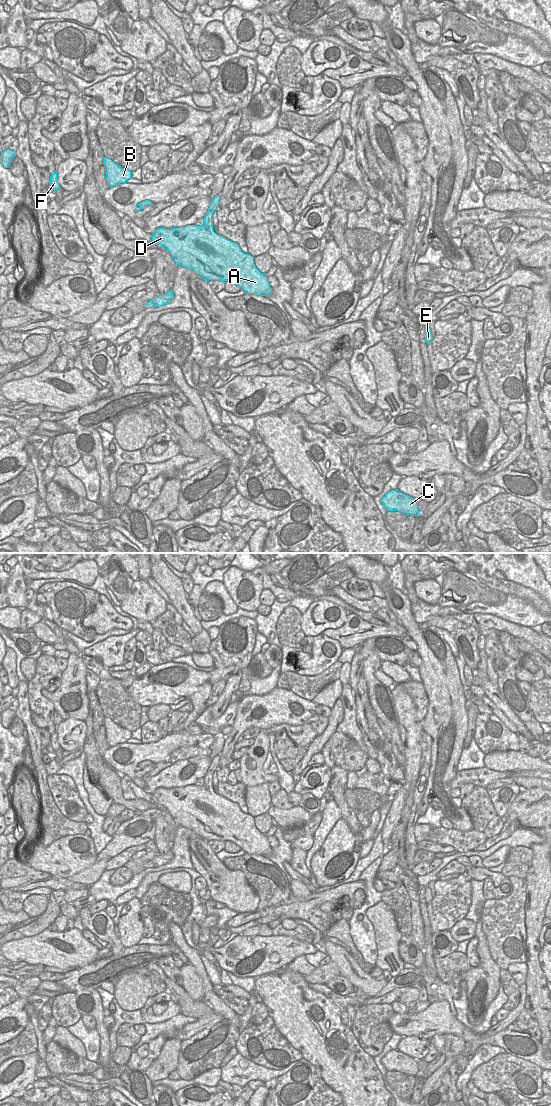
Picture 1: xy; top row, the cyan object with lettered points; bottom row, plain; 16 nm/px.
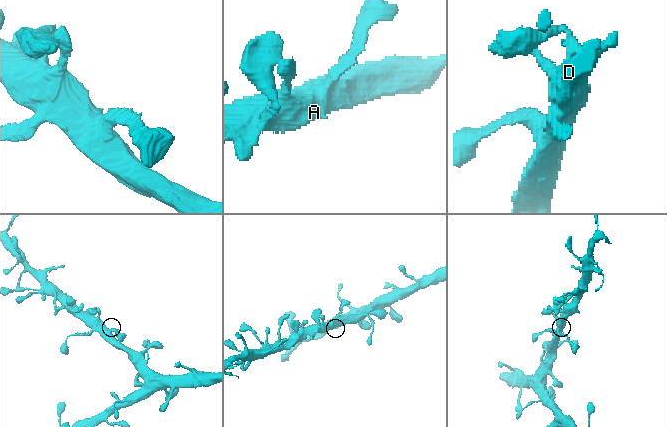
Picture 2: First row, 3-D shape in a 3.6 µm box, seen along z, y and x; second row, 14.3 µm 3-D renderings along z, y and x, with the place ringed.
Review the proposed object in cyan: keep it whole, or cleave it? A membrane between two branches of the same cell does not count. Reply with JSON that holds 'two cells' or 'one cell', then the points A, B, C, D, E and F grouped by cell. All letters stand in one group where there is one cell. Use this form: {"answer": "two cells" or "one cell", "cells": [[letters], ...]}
{"answer": "one cell", "cells": [["A", "B", "C", "D", "E", "F"]]}

